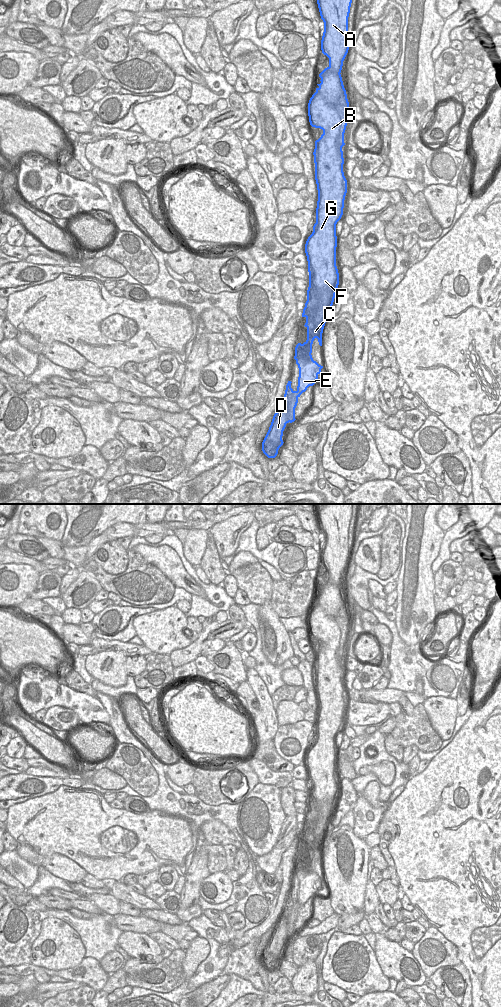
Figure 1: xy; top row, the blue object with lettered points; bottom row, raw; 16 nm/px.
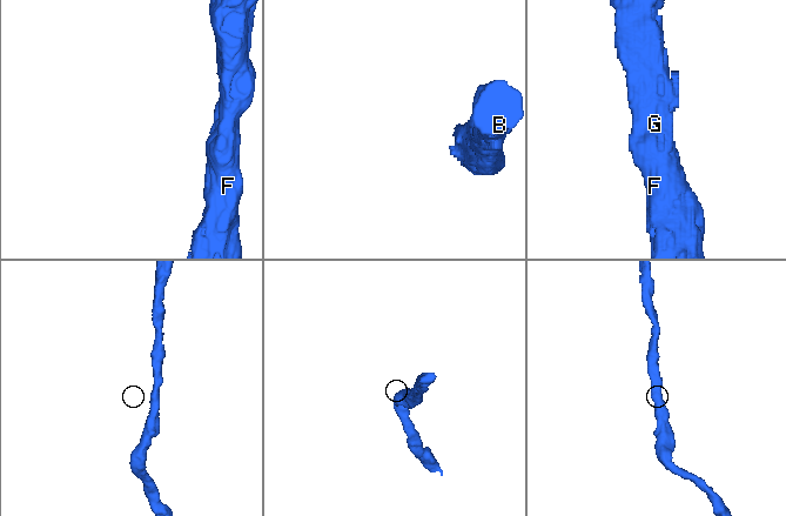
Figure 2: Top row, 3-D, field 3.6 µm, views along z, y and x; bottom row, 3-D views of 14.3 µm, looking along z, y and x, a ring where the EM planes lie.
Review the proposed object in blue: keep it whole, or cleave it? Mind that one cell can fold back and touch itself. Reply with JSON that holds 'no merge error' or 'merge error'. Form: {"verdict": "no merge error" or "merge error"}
{"verdict": "no merge error"}

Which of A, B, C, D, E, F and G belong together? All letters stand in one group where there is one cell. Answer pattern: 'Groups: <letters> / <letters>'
Groups: A B C D E F G

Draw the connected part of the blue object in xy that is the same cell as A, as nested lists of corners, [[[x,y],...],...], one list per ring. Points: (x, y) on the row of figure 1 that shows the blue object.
[[[317,0],[321,19],[324,22],[324,32],[321,40],[321,50],[329,58],[329,66],[320,74],[321,83],[317,84],[316,92],[308,103],[309,122],[312,127],[323,130],[321,137],[315,141],[313,152],[315,163],[315,180],[318,190],[316,208],[316,223],[313,232],[305,244],[305,253],[308,261],[309,287],[307,301],[303,309],[302,317],[306,318],[307,340],[295,347],[296,364],[299,368],[298,386],[294,391],[291,381],[286,385],[285,394],[276,413],[273,416],[269,430],[262,442],[262,451],[268,458],[275,458],[279,448],[283,445],[283,431],[287,423],[294,422],[295,408],[300,395],[313,386],[321,374],[323,366],[312,358],[312,344],[315,338],[322,346],[322,333],[326,323],[327,313],[331,310],[335,294],[339,285],[339,273],[336,266],[336,224],[343,215],[344,200],[347,193],[347,180],[343,172],[344,133],[349,115],[349,102],[343,85],[341,70],[343,61],[348,53],[351,36],[348,32],[348,17],[352,0]]]

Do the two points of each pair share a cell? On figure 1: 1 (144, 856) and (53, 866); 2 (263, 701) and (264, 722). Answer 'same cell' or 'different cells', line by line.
1: different cells
2: same cell

